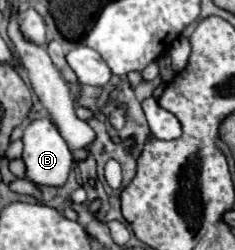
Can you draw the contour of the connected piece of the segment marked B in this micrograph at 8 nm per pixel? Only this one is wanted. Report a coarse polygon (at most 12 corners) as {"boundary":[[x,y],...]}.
{"boundary":[[49,118],[23,132],[25,178],[65,186],[73,164]]}

